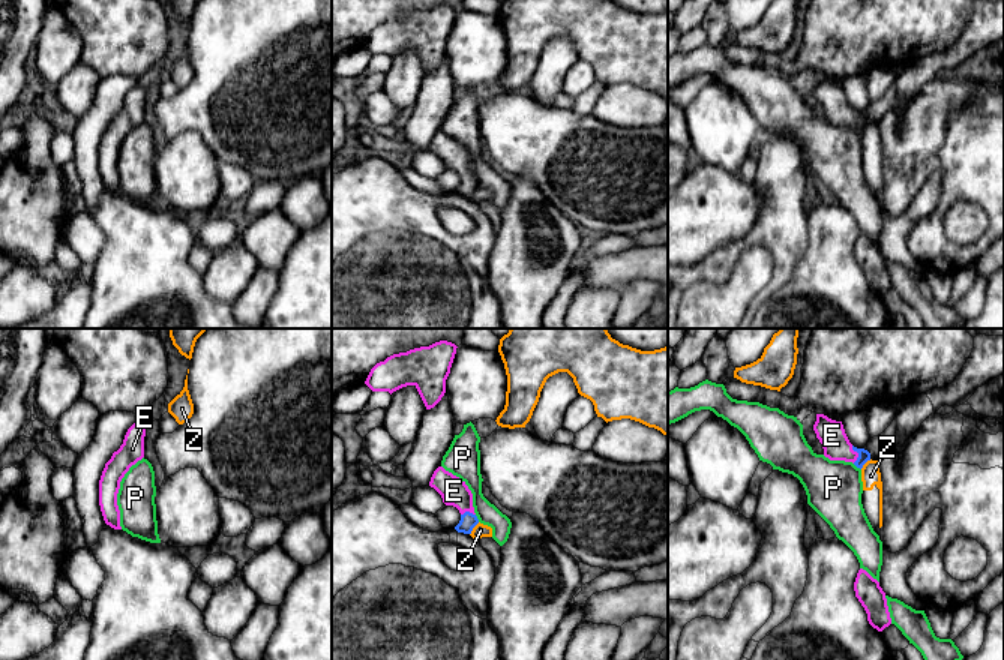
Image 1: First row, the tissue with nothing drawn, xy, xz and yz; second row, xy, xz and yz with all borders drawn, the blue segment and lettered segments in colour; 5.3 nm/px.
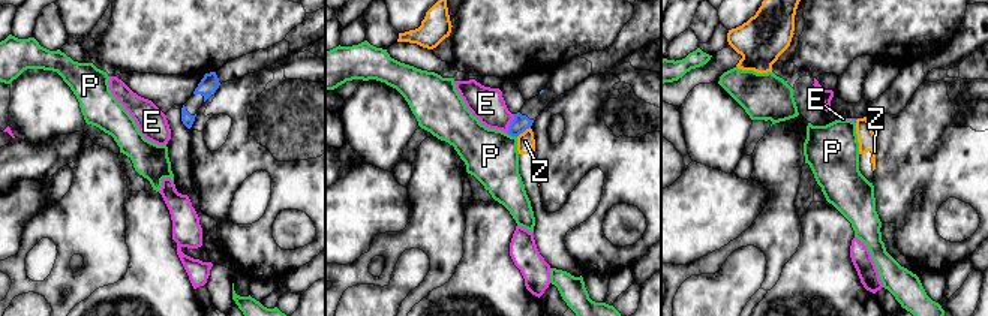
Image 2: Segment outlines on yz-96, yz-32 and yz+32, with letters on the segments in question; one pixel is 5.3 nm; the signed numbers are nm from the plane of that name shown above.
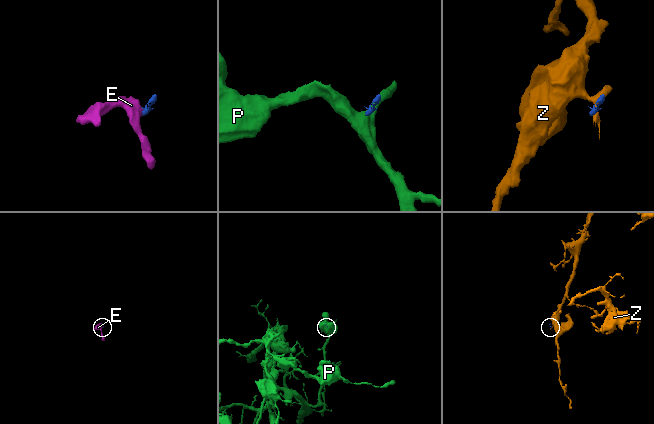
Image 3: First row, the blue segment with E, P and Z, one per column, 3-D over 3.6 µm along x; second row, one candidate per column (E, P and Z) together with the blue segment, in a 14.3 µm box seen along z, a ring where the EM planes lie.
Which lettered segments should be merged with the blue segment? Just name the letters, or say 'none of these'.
E

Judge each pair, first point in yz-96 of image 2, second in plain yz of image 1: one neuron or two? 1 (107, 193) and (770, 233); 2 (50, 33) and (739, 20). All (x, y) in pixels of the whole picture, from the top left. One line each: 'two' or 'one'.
1: one
2: two

